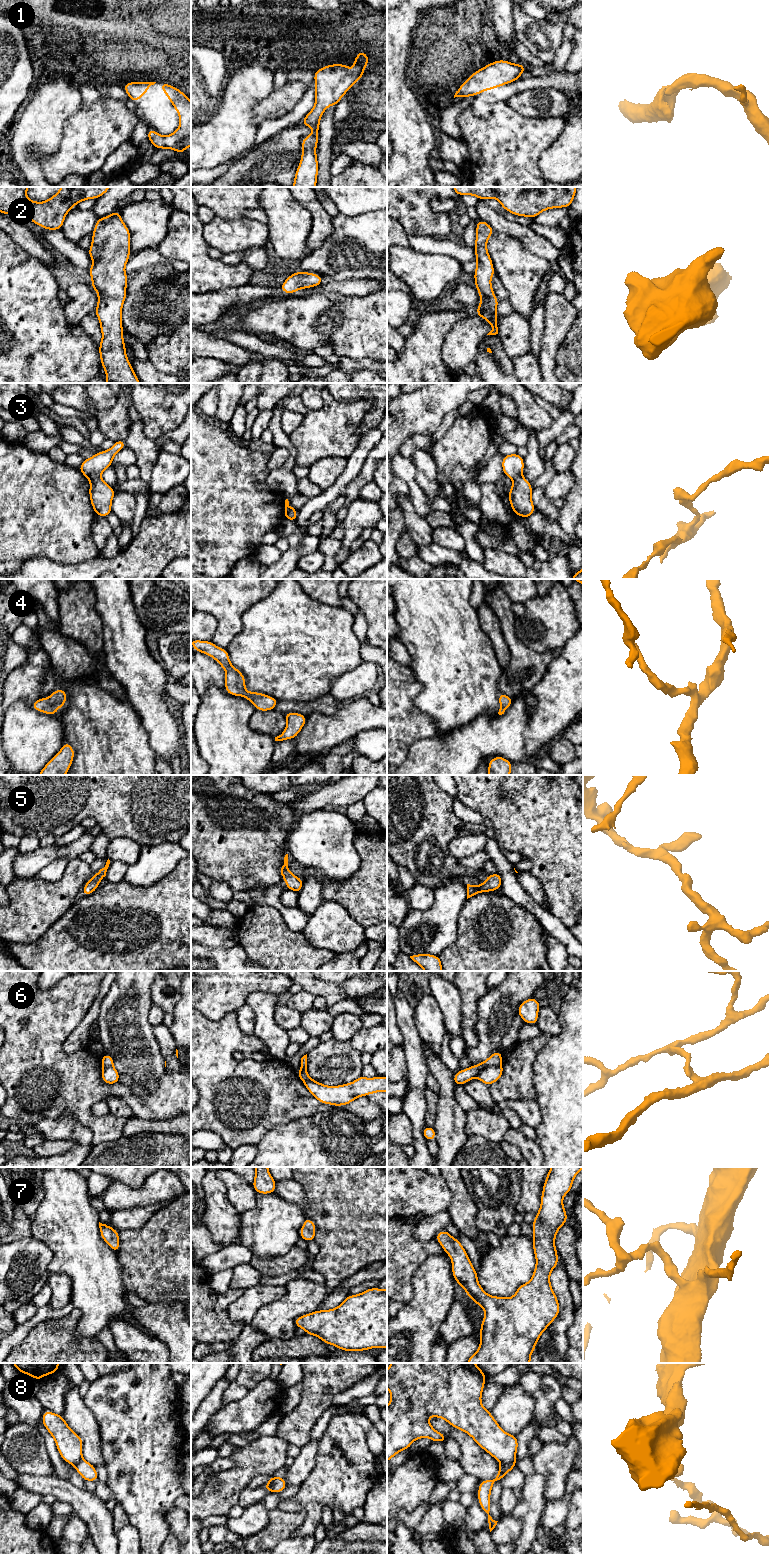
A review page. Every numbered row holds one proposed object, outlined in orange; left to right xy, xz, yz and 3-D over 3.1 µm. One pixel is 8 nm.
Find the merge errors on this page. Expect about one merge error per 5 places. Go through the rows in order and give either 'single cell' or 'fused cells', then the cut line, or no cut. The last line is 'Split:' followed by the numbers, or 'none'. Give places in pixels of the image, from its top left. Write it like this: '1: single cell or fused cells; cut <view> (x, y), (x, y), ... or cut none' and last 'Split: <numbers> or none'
1: single cell; cut none
2: single cell; cut none
3: fused cells; cut xz (296, 510), (284, 517)
4: single cell; cut none
5: single cell; cut none
6: fused cells; cut yz (500, 1063), (494, 1066), (485, 1066), (477, 1075)
7: single cell; cut none
8: fused cells; cut yz (515, 1461), (501, 1463)
Split: 3, 6, 8

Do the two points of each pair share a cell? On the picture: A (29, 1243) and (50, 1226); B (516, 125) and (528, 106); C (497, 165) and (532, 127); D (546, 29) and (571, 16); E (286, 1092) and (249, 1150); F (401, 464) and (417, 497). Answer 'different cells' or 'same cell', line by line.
A: different cells
B: different cells
C: same cell
D: different cells
E: different cells
F: same cell

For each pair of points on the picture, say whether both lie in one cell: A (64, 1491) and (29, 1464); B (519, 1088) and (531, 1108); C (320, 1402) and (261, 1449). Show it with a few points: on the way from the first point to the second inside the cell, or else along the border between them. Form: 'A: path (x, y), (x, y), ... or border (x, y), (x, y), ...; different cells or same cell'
A: border (21, 1473), (54, 1474); different cells
B: border (535, 1099), (502, 1100); different cells
C: border (276, 1435), (290, 1444); different cells

